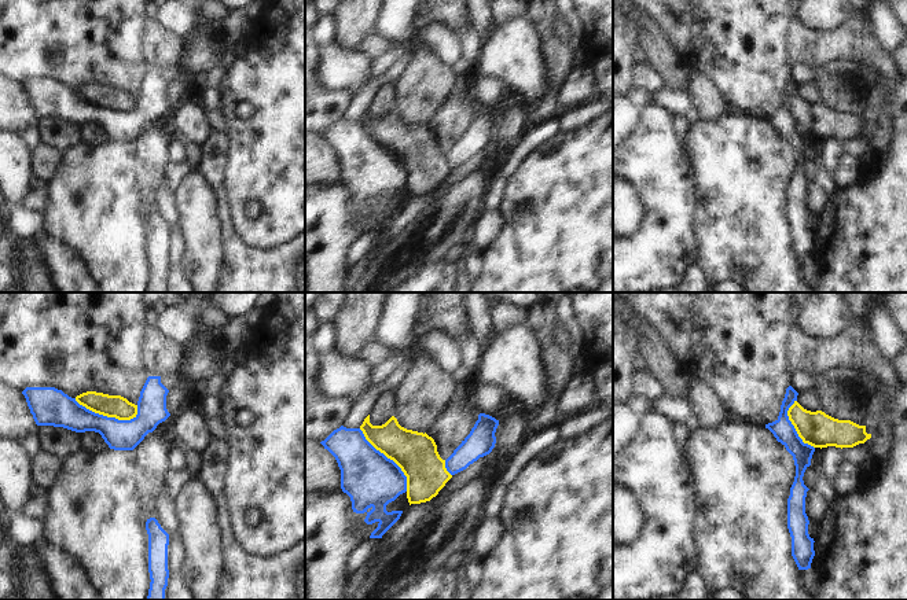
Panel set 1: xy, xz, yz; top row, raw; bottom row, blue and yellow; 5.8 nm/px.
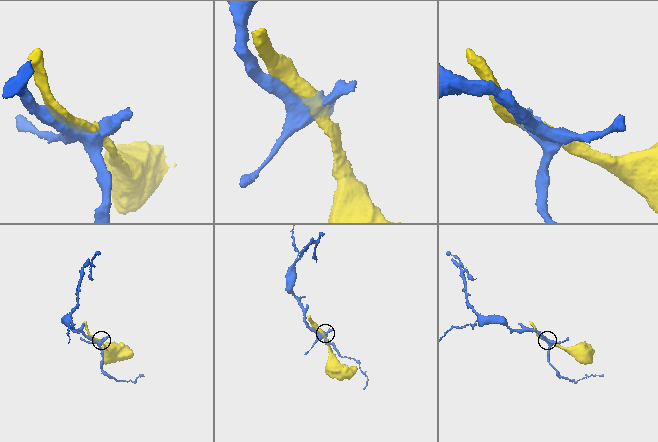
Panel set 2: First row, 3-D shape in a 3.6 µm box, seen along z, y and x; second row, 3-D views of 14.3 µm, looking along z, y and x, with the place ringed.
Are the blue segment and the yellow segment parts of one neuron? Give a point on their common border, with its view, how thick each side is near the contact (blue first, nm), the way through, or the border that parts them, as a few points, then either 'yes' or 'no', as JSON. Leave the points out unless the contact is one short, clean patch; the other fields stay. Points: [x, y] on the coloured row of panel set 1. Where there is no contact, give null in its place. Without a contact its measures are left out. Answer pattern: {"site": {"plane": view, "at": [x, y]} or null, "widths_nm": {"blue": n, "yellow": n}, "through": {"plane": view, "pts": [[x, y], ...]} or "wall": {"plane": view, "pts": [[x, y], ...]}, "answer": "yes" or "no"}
{"site": {"plane": "xy", "at": [106, 416]}, "widths_nm": {"blue": 180, "yellow": 130}, "answer": "no"}

